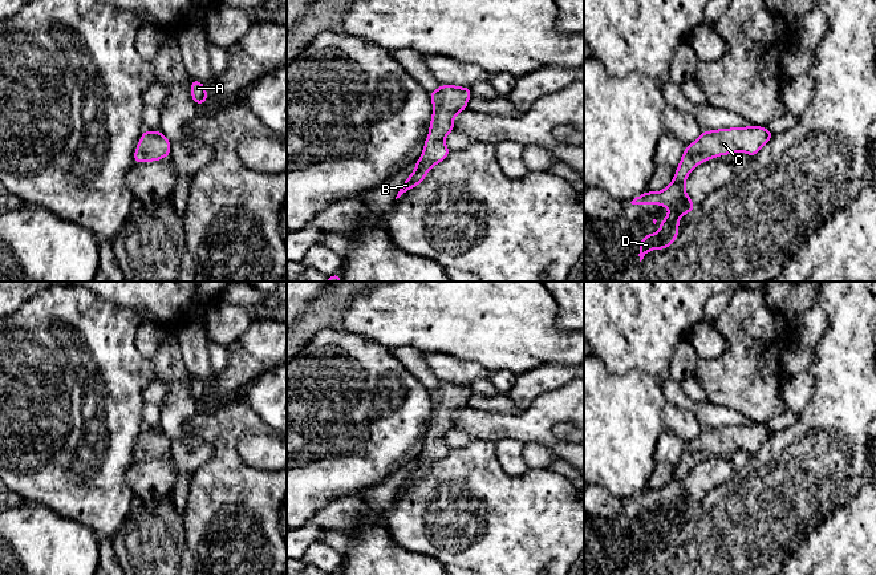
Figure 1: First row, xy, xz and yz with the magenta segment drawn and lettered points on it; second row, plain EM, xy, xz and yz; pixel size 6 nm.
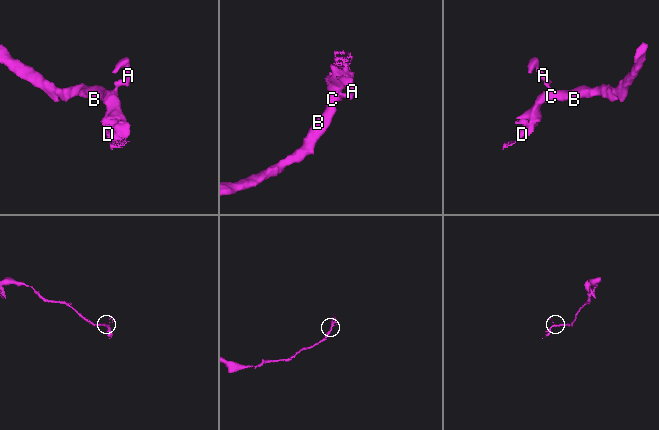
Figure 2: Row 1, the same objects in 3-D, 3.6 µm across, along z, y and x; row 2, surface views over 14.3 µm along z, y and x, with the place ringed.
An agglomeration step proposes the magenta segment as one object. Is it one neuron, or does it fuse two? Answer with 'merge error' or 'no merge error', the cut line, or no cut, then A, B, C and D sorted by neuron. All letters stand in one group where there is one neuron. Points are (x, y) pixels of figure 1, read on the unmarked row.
no merge error; no cut; A B C D

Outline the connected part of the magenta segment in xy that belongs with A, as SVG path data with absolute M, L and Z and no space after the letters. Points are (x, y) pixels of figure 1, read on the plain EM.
M191 377L191 394L198 404L208 396L204 382L198 377Z

